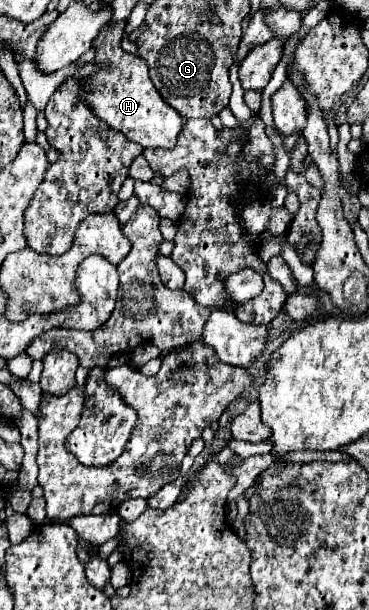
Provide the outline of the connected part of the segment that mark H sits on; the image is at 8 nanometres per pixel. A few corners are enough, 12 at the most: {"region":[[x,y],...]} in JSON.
{"region":[[125,21],[93,41],[81,99],[141,147],[171,149],[185,119],[147,63],[121,49]]}

